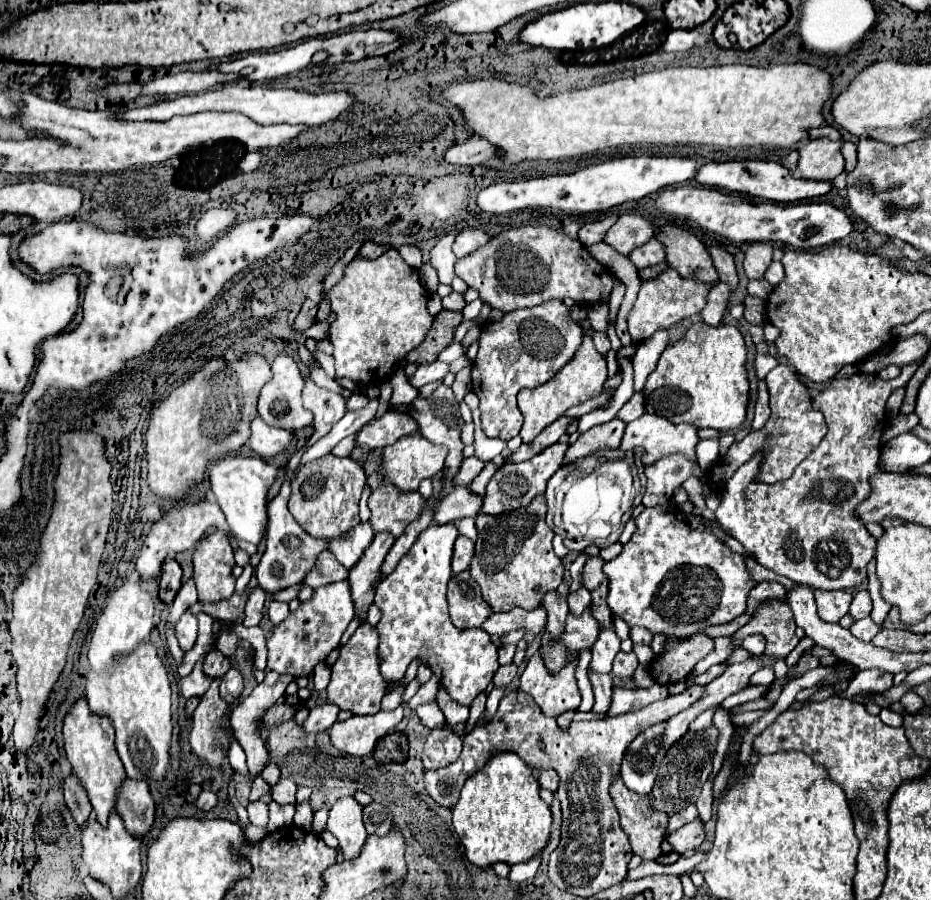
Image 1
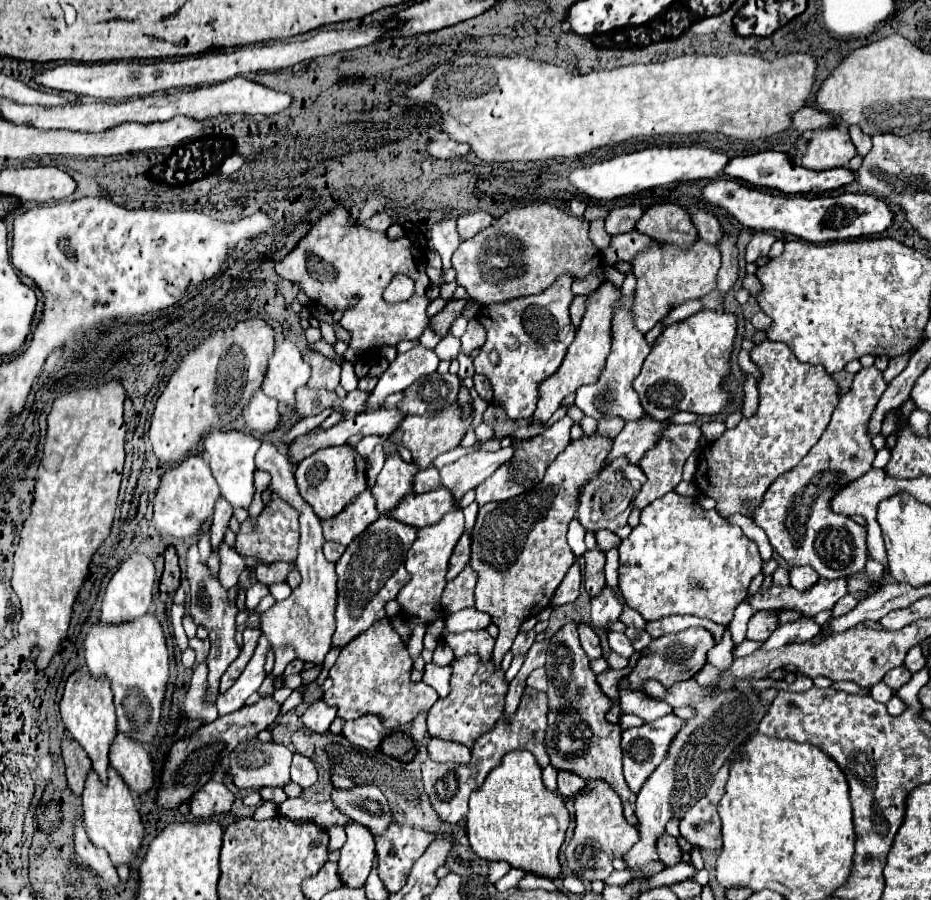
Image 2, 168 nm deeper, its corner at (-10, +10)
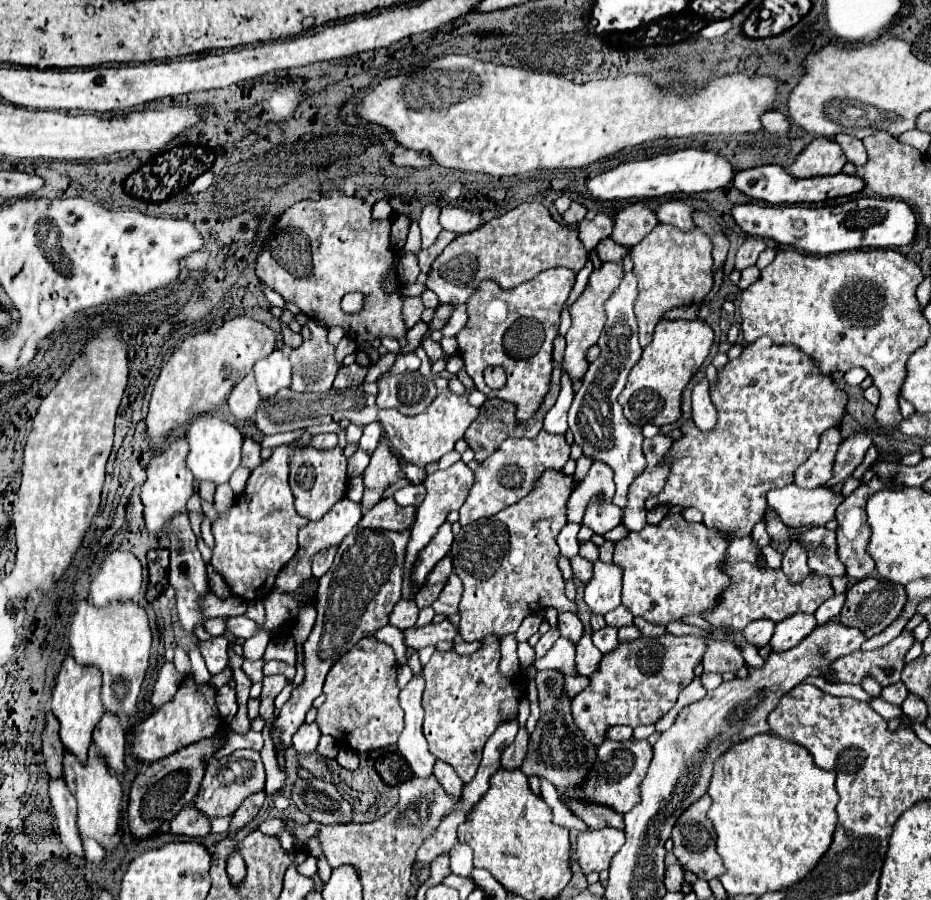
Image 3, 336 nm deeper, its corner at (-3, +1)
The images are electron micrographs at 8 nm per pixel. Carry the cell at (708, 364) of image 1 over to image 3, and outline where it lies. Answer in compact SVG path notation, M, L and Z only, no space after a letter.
M663 319L655 327L653 341L643 349L641 359L633 365L627 385L619 395L623 405L623 415L643 427L645 423L663 427L679 419L679 401L681 391L693 377L693 373L703 365L709 349L713 345L713 331L707 323L701 321L669 321Z

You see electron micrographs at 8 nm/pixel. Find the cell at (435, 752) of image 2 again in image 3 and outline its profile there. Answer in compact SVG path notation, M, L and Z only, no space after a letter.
M437 761L433 775L437 777L439 785L443 785L445 793L449 793L449 797L459 797L459 795L461 795L463 781L461 781L459 775L455 773L455 769L451 769L451 765L447 765L447 763L443 763L443 761Z

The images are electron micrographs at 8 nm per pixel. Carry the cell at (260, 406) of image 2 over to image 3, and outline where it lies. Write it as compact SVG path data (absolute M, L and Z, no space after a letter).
M249 373L235 385L227 403L237 421L249 421L255 415L259 401L261 401L261 397L259 397L259 391L255 385L255 377L253 377L253 373Z

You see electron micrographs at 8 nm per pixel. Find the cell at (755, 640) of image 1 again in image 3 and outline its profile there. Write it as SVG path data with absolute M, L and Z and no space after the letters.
M759 619L759 621L753 621L749 623L743 633L745 633L745 639L757 647L763 647L771 641L771 635L773 635L773 629L775 629L775 623L769 621L769 619Z

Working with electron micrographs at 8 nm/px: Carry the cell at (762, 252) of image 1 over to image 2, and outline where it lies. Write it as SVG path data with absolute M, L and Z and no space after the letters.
M756 232L746 248L746 262L756 262L760 256L770 252L770 246L776 242L776 236L770 232Z

